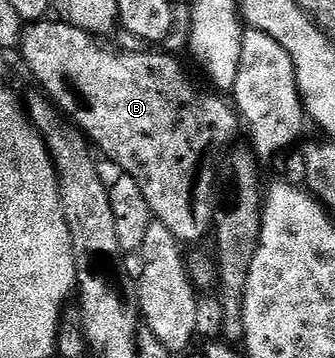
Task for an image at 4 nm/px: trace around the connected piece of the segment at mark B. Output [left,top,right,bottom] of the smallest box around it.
[21,22,241,246]

